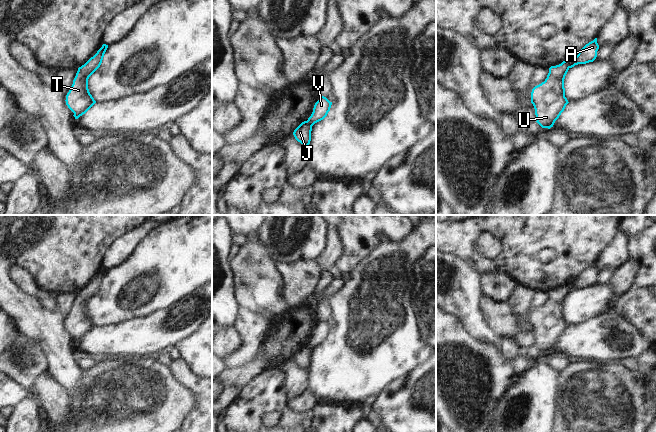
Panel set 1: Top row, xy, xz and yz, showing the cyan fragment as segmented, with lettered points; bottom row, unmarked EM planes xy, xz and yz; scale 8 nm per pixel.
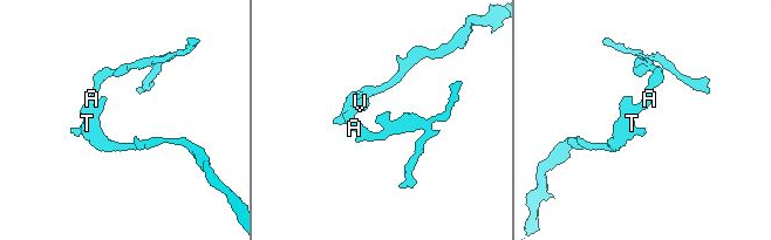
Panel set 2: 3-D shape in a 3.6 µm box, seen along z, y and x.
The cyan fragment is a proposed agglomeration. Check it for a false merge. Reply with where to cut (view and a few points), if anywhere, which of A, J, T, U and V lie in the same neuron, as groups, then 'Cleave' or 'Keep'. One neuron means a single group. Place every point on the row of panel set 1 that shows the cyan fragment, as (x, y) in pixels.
No split. Groups: A J T U V. Keep

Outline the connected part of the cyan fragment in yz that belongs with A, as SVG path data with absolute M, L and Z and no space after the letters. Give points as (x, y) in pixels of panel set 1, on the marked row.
M597 38L586 44L574 59L551 66L547 78L531 92L537 123L550 129L569 103L565 97L564 79L568 70L578 64L593 62L597 57Z

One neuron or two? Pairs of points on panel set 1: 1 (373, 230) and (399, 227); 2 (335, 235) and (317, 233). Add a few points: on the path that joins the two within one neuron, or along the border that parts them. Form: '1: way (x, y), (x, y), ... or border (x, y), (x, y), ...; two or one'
1: way (379, 227), (393, 227); one
2: border (330, 225), (327, 248), (320, 256); two

